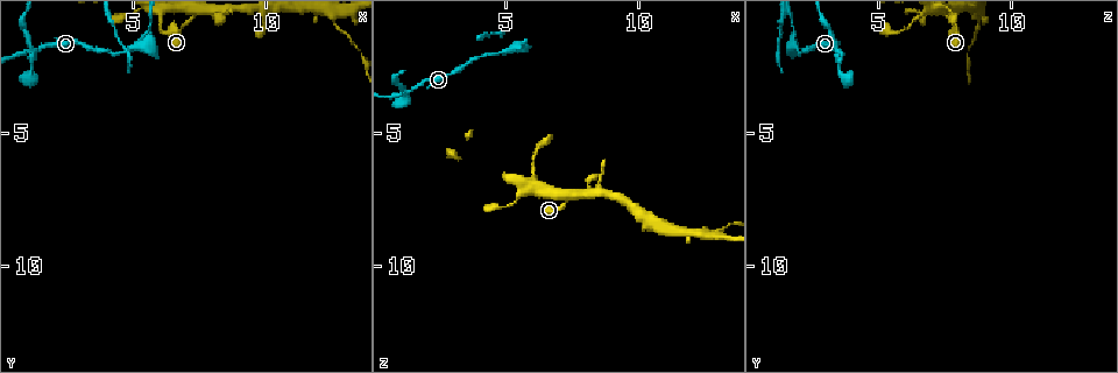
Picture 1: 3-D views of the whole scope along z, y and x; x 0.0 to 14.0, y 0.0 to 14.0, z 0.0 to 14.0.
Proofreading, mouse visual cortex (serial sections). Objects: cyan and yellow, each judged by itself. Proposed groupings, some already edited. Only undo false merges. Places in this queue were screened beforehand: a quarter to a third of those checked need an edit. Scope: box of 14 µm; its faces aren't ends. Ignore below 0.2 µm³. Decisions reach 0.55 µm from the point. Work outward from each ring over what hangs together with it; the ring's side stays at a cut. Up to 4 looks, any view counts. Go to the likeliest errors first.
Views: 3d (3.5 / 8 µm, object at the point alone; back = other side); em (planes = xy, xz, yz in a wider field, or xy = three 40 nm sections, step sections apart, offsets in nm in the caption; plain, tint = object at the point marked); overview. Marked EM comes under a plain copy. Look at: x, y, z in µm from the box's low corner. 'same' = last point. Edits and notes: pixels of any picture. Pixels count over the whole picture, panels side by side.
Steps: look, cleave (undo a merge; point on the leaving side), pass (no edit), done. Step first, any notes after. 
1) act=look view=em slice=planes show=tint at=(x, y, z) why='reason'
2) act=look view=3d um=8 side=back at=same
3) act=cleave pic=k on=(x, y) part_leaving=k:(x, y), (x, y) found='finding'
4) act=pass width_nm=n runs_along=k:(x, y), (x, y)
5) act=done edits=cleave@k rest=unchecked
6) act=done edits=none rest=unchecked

act=look view=3d um=3.5 at=(1.3, 1.9, 3.4)

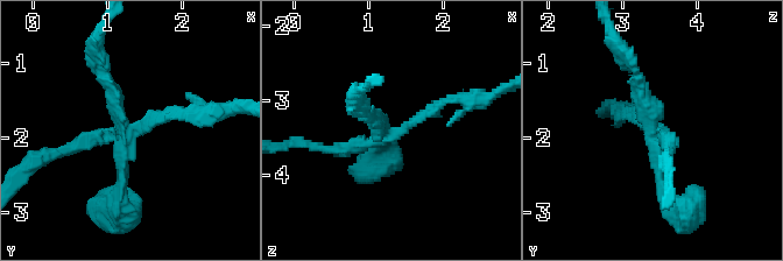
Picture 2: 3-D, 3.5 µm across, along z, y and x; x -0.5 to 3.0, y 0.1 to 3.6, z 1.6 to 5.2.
act=cleave pic=2 on=(111, 91) part_leaving=2:(128, 133), (121, 209), (96, 202) found='a second cell is stuck on'

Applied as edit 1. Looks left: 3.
act=look view=3d um=8 at=(5.6, 1.0, 1.9) why='thin neck'

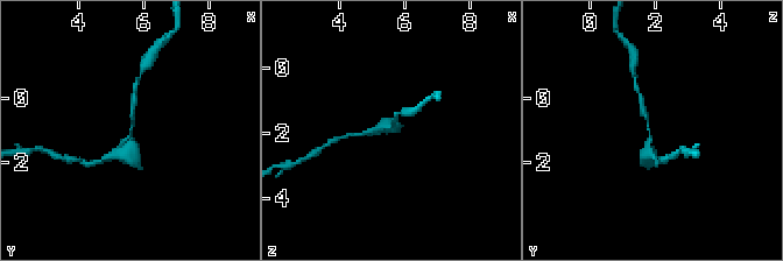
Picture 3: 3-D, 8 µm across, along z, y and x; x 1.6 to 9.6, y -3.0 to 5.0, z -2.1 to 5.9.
act=look view=em slice=xy step=5 show=tint at=(5.6, 1.1, 1.9) arm_widths_nm=150,400 why='now the EM'

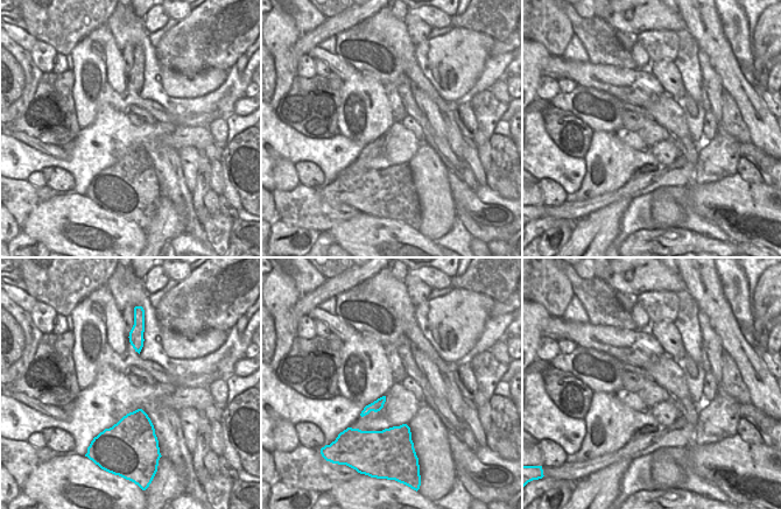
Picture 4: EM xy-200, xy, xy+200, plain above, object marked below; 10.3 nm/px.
act=pass runs_along=3:(118, 156), (128, 152), (134, 100) found='all the same cell'

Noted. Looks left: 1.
act=done edits=cleave@2 rest=unchecked

